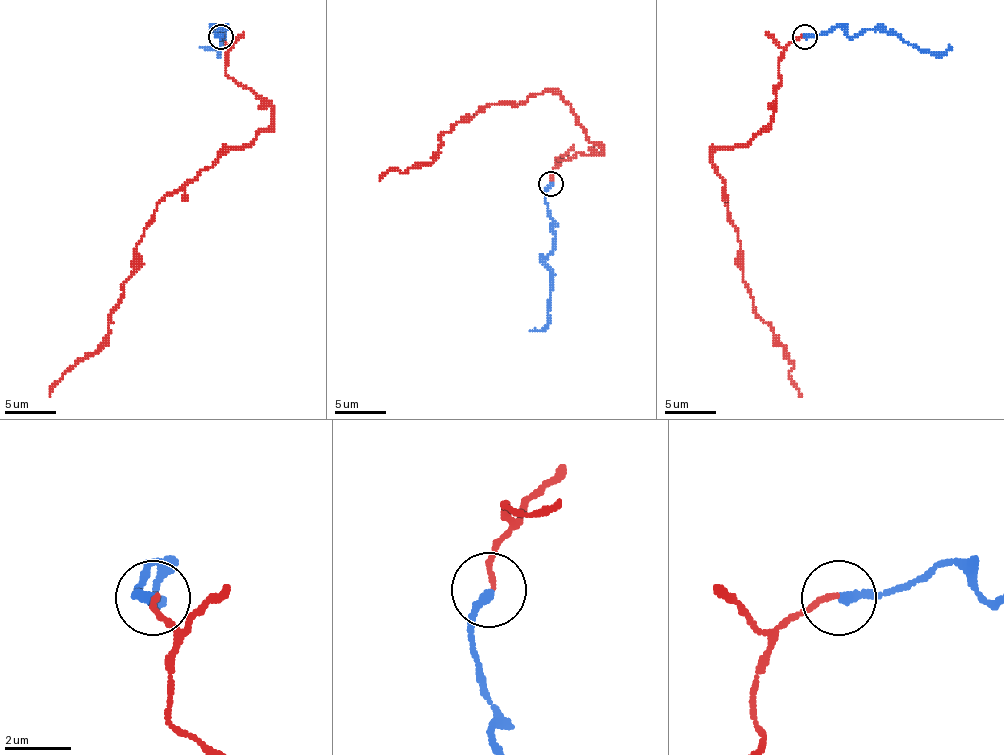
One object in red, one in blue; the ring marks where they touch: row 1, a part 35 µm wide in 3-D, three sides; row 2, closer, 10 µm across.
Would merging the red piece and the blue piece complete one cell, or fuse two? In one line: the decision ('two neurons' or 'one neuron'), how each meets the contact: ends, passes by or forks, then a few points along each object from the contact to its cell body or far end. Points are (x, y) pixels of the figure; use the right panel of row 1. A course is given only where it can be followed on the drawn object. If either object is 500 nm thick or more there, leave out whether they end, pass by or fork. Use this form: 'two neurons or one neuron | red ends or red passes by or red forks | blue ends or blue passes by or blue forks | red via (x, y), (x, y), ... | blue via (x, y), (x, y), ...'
one neuron | red ends | blue ends | red via (804, 37), (786, 47), (773, 118), (745, 144), (712, 154), (753, 310), (794, 366), (801, 396) | blue via (804, 37), (824, 34), (837, 27), (850, 37), (880, 29), (898, 34), (921, 50), (944, 52), (952, 47)

